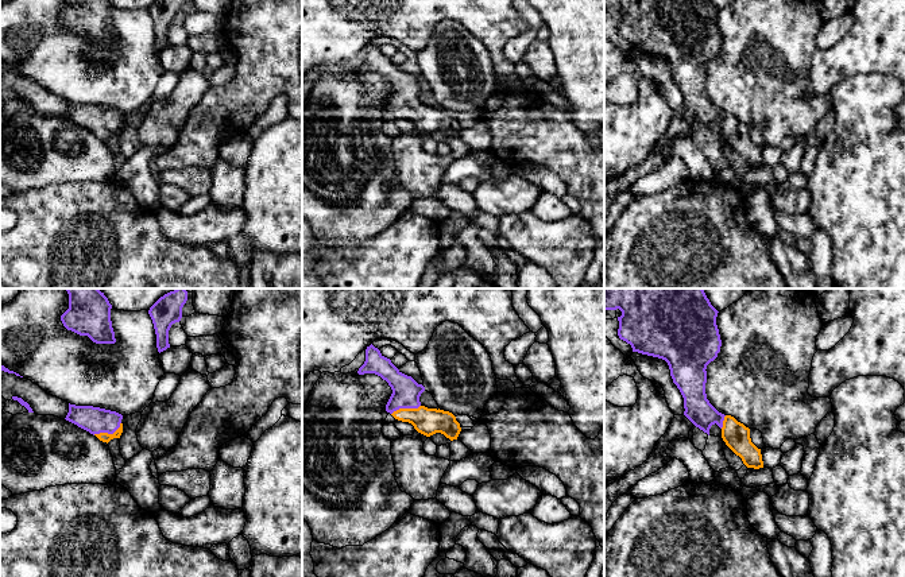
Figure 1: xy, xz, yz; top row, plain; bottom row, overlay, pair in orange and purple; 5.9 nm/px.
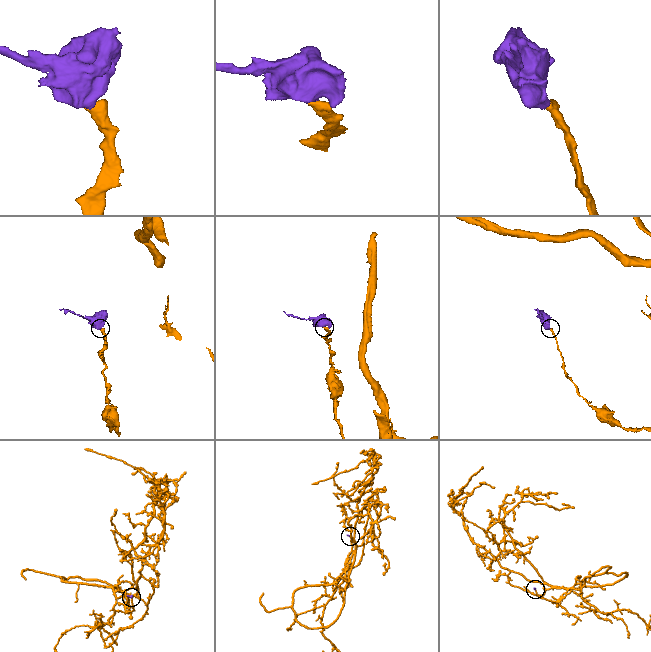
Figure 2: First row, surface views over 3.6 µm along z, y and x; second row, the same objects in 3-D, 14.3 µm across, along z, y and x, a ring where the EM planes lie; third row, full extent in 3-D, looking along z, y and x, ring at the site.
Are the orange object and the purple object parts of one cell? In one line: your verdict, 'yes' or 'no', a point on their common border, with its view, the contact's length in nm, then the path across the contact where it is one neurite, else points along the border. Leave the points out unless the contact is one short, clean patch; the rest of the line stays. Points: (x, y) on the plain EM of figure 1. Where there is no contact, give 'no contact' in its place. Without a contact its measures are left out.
yes; meets orange in xy at (107, 131); contact 180 nm long; runs through xy (104, 135), (107, 131), (93, 117)

